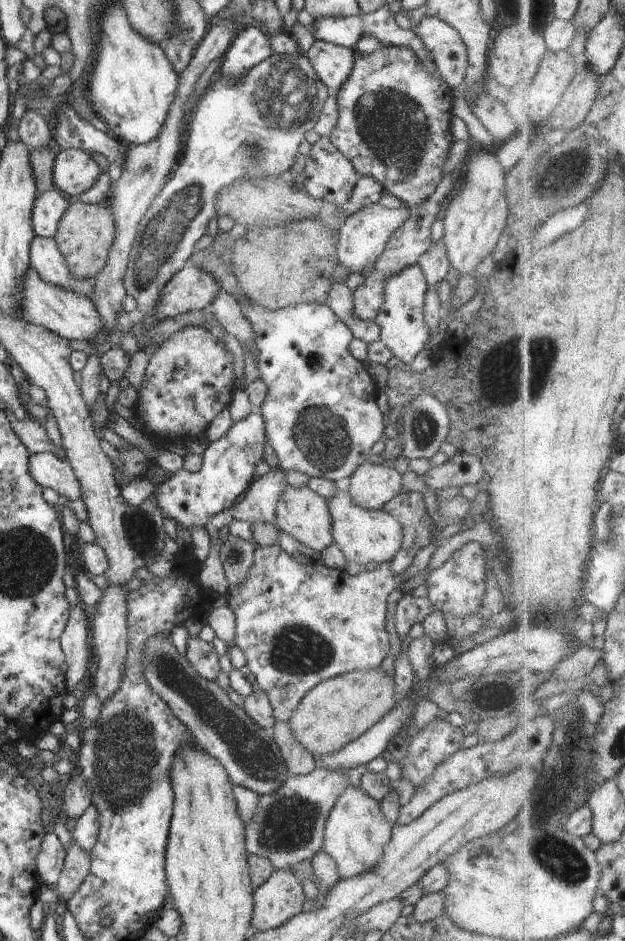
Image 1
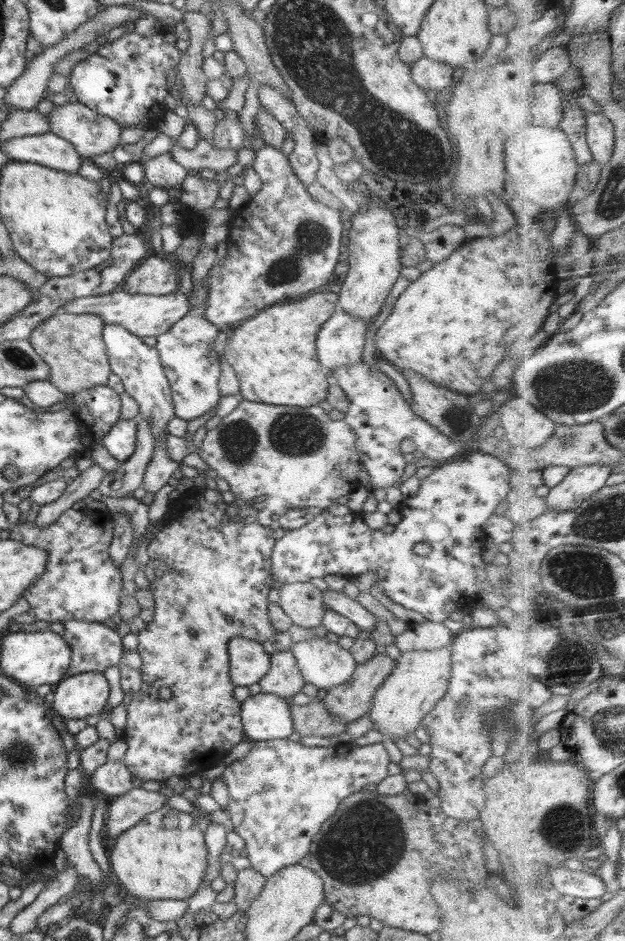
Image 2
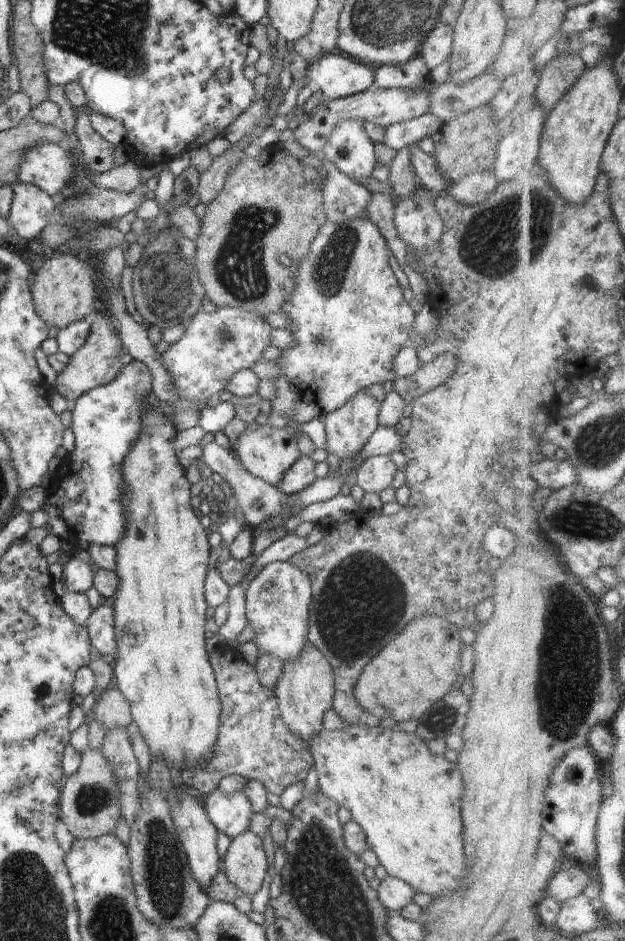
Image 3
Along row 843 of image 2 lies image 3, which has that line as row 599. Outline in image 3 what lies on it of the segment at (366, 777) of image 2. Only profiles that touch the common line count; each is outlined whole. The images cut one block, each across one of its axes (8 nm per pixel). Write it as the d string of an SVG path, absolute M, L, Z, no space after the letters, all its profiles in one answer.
M275 560L260 570L260 573L249 583L245 593L246 622L254 630L253 642L256 644L260 656L262 654L272 654L272 656L280 658L283 663L298 660L298 656L304 652L306 644L310 643L306 634L308 634L311 598L310 578L302 570L292 566L290 562Z

